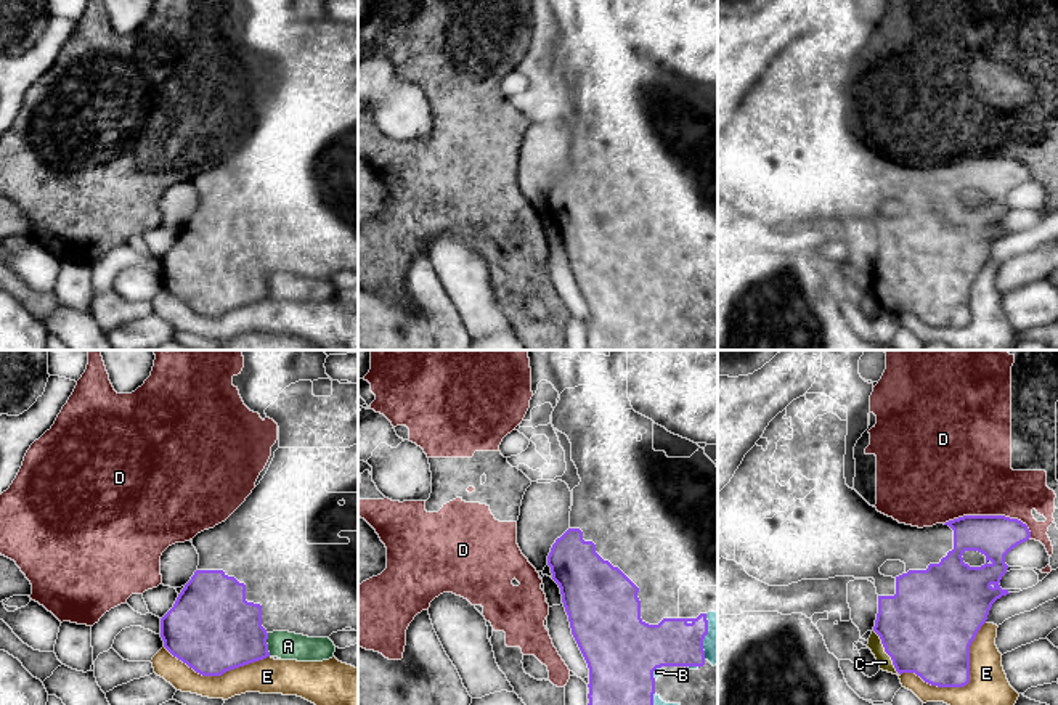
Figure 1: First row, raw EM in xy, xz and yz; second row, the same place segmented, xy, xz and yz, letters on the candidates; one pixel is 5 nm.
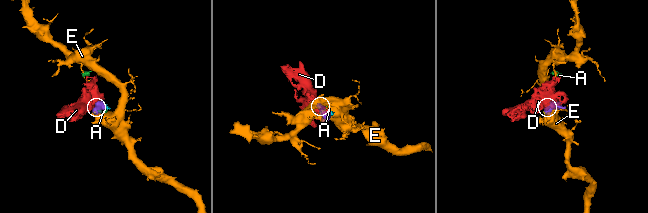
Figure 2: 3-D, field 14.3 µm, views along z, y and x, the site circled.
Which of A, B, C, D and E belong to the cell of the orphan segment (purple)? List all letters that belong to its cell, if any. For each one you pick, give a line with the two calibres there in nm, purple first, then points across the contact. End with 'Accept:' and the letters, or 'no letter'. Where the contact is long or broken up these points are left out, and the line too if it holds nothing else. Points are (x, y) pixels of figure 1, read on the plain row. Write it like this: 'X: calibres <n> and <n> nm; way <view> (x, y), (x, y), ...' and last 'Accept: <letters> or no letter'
Accept: no letter

